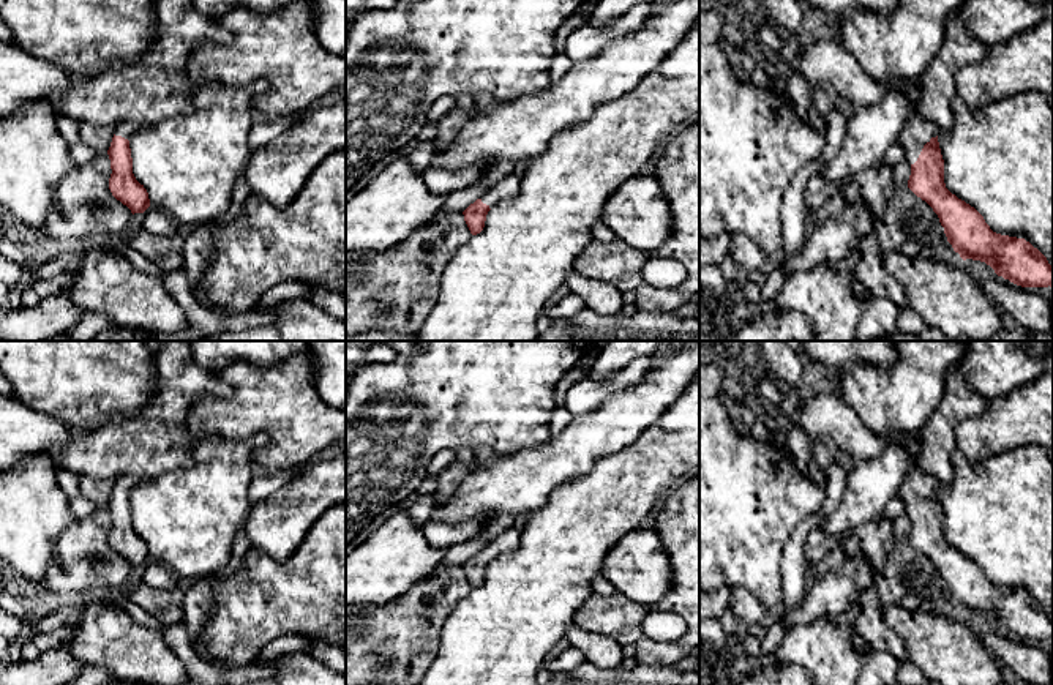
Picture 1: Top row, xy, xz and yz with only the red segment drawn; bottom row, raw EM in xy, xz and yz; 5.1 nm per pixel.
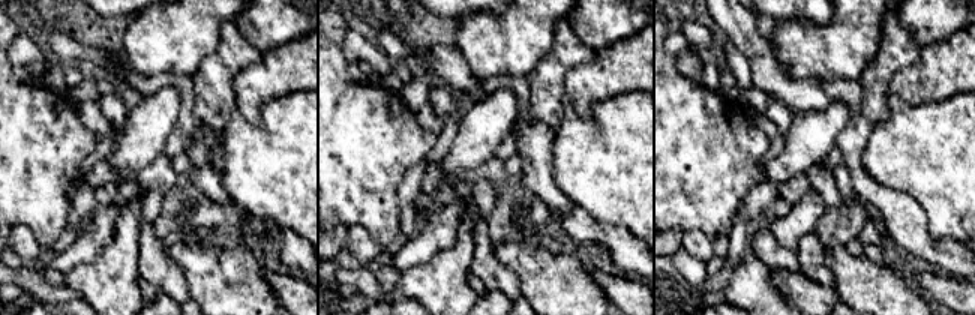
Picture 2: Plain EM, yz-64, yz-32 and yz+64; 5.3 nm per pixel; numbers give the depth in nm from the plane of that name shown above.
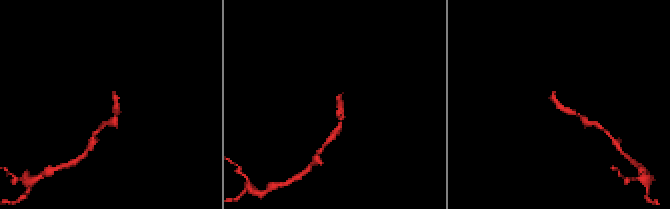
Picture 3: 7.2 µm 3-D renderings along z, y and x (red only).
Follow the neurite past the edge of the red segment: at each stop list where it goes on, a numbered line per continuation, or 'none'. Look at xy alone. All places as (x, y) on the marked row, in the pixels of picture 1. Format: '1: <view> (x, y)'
1: xy (127, 130)

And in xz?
1: xz (507, 188)

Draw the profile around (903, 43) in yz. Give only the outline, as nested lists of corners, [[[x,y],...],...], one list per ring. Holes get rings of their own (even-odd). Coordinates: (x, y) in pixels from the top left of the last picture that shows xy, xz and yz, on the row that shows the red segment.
[[[897,0],[887,16],[854,9],[841,16],[838,44],[873,80],[919,79],[946,38],[946,17],[965,0]]]

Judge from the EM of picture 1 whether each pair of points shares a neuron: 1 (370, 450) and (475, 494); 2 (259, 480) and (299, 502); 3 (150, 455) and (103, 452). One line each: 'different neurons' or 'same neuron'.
1: different neurons
2: different neurons
3: same neuron

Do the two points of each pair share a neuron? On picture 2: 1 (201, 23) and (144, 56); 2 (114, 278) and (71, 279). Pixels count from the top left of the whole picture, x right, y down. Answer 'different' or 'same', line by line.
1: same
2: same

